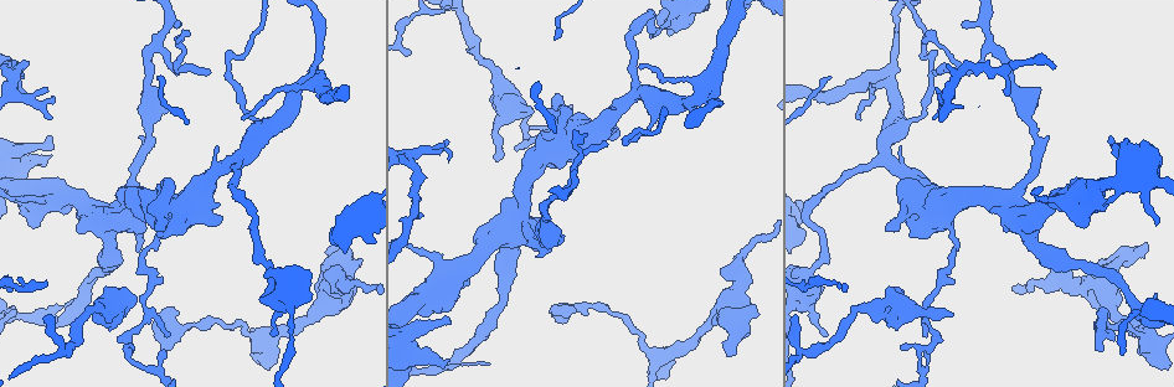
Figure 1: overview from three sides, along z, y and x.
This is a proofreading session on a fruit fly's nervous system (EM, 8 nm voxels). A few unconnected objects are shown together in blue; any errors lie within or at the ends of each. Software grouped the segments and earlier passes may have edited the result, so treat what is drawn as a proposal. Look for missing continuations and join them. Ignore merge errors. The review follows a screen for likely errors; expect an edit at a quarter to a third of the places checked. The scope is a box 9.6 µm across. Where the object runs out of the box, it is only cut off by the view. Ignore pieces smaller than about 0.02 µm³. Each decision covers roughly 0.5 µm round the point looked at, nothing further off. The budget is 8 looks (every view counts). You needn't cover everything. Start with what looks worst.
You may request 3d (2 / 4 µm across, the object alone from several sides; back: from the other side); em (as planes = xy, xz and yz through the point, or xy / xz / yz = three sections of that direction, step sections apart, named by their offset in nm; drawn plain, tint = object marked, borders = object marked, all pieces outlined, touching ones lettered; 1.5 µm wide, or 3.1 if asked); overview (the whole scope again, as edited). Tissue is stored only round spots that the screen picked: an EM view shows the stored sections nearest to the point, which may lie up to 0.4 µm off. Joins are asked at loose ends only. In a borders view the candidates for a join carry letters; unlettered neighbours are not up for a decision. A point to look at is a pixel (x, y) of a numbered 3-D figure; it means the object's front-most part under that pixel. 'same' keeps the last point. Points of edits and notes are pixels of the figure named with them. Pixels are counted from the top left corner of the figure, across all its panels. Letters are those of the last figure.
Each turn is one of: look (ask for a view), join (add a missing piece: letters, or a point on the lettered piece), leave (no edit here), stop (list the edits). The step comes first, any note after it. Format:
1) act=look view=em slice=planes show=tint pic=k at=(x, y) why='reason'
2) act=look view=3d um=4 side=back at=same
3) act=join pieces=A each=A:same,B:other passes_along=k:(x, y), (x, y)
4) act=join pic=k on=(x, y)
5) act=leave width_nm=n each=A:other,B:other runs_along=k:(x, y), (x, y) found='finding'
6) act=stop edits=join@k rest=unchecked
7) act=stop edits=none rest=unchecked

act=look view=3d um=2 pic=1 at=(733, 350) why='free end'

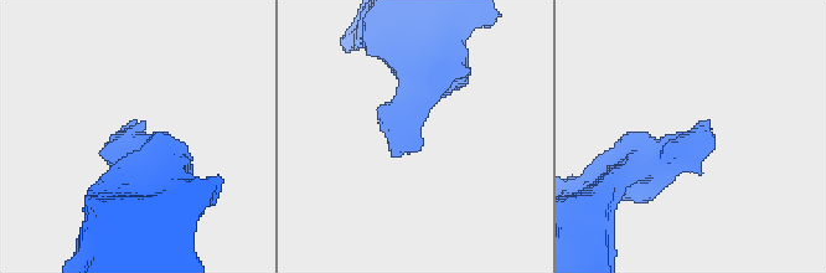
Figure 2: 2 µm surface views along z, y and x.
act=look view=em slice=planes show=tint pic=2 at=(695, 126)

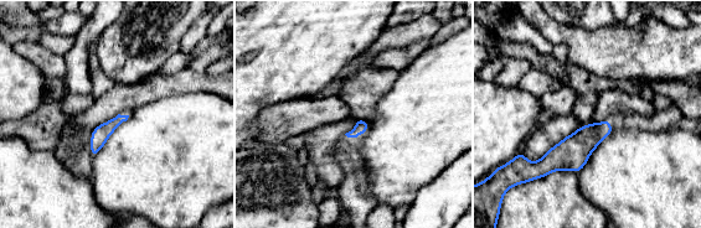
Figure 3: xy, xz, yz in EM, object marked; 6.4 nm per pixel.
act=look view=em slice=planes show=borders at=same

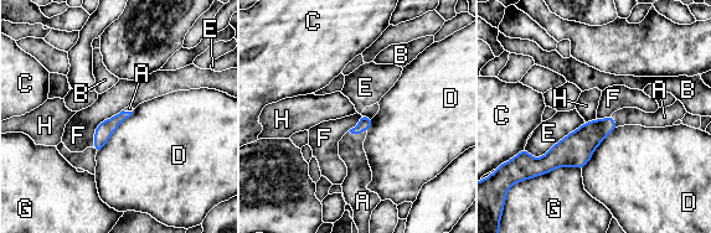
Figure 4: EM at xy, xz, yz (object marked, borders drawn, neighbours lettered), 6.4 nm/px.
act=join pieces=A longest_contact=E:440nm each=A:same,B:other,C:other,D:other,E:other,F:other,G:other,H:other passes_along=4:(365, 122), (357, 133), (351, 151) found='the cell continues'

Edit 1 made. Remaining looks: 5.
act=look view=em slice=xz step=4 show=borders pic=1 at=(950, 311) why='tapers out'

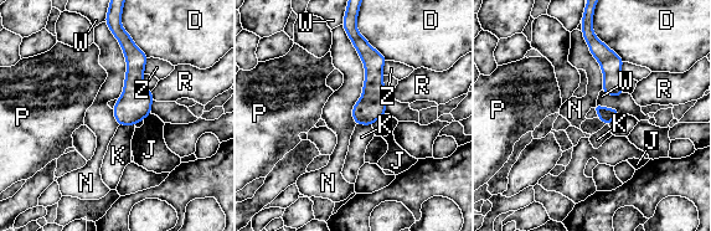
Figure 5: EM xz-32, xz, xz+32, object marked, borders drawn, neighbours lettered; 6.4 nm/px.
act=look view=em slice=planes show=borders at=same

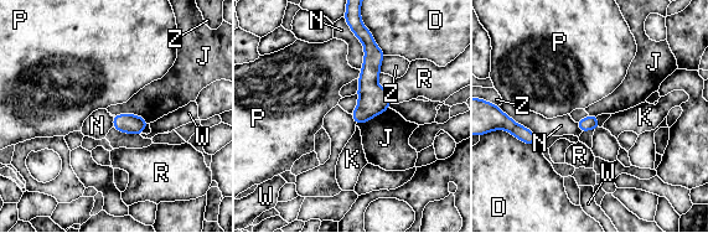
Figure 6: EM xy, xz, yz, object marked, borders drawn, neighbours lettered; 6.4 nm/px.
act=leave longest_contact=N:280nm each=D:other,J:other,K:other,N:other,P:other,R:other,W:other,Z:other runs_along=6:(366, 41), (368, 107), (358, 120) found='no lettered piece goes on from it'

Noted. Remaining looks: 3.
act=stop edits=join@4 rest=unchecked

